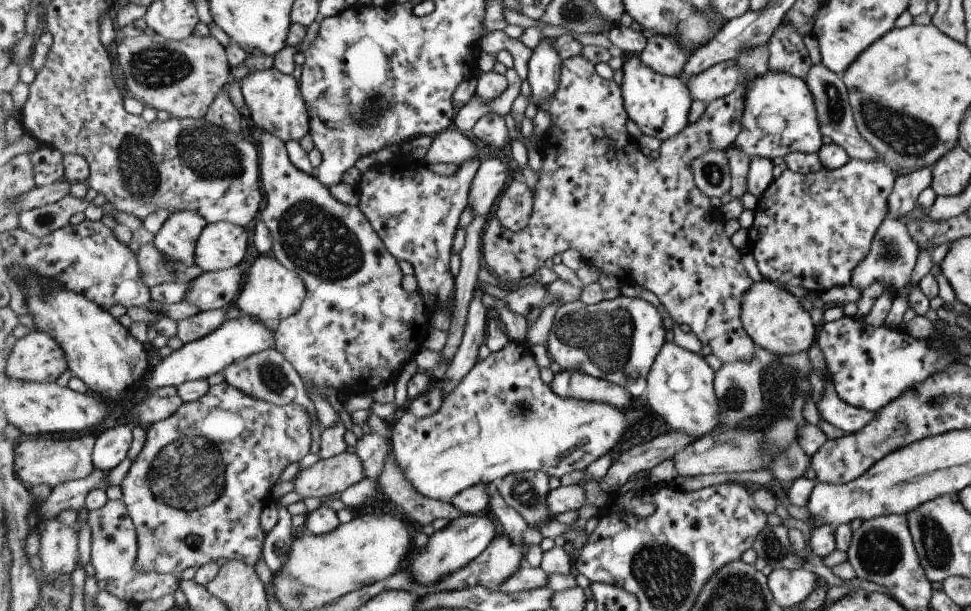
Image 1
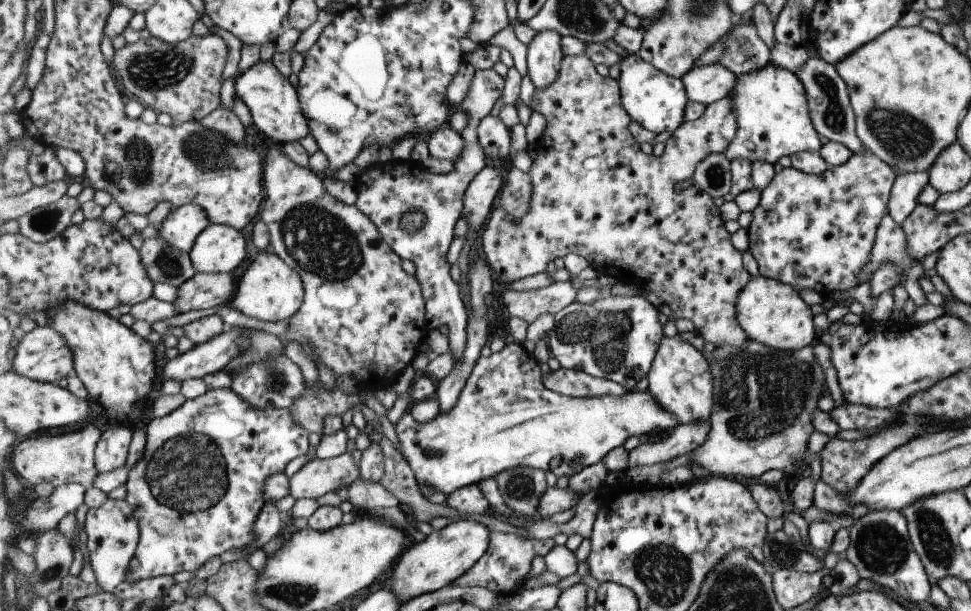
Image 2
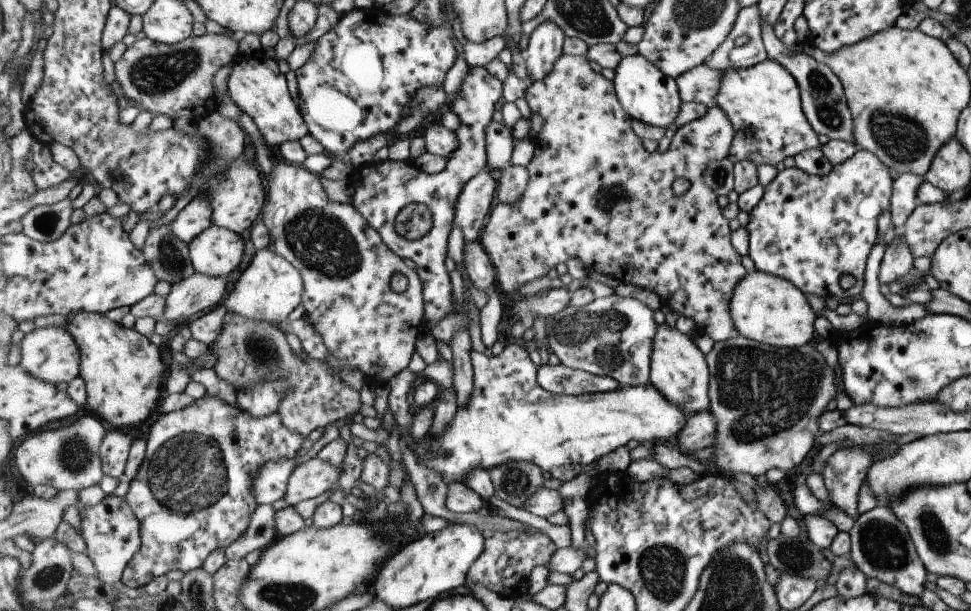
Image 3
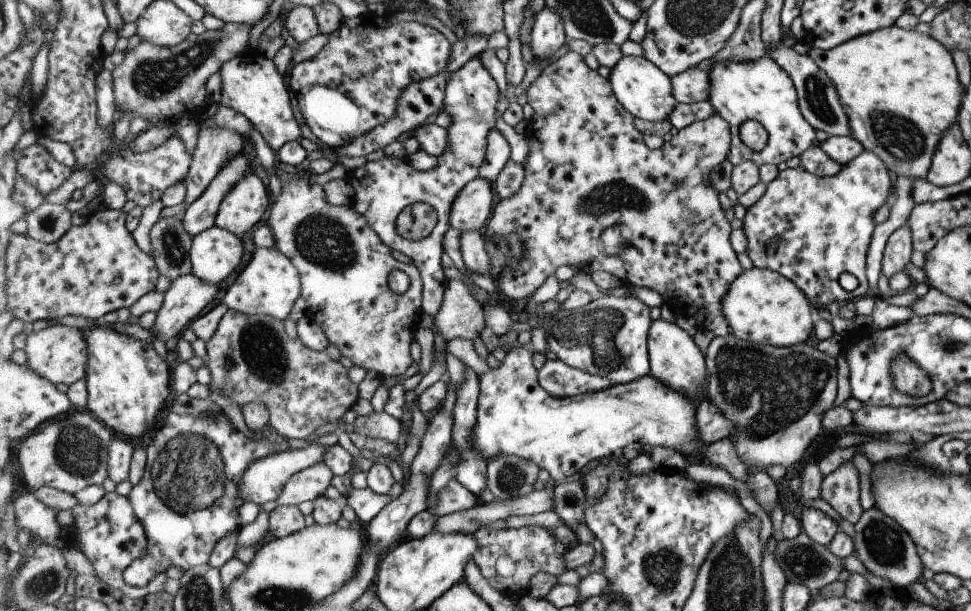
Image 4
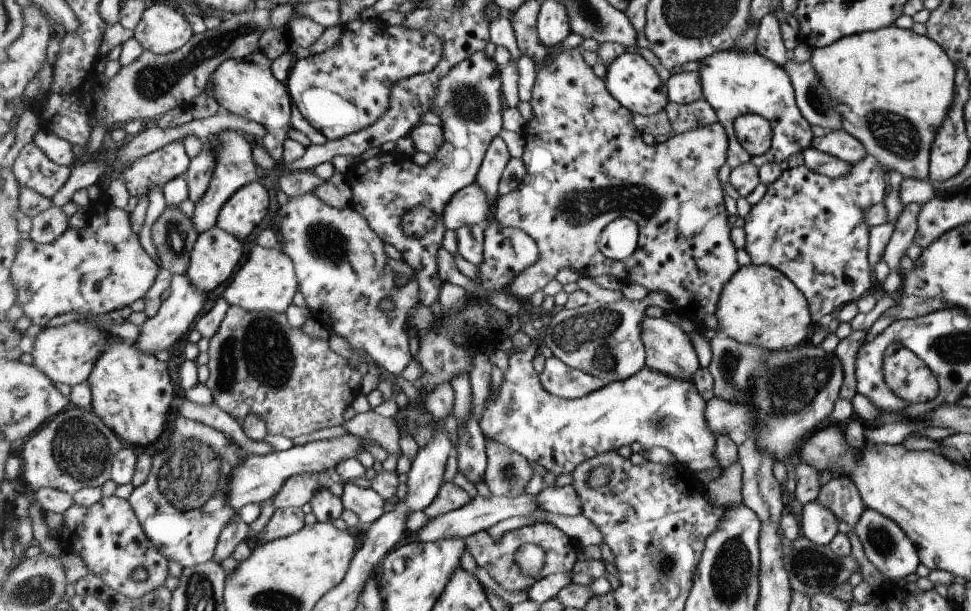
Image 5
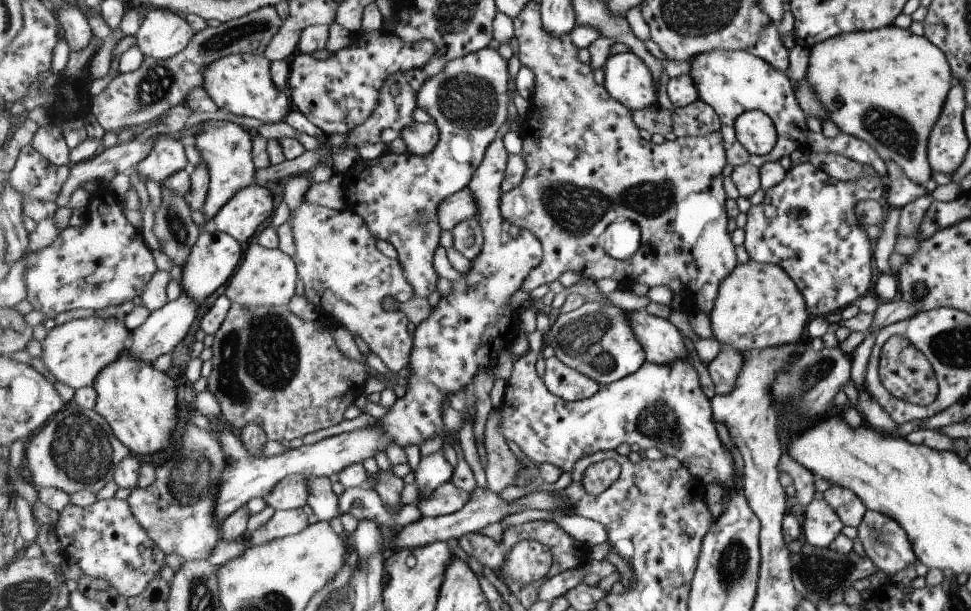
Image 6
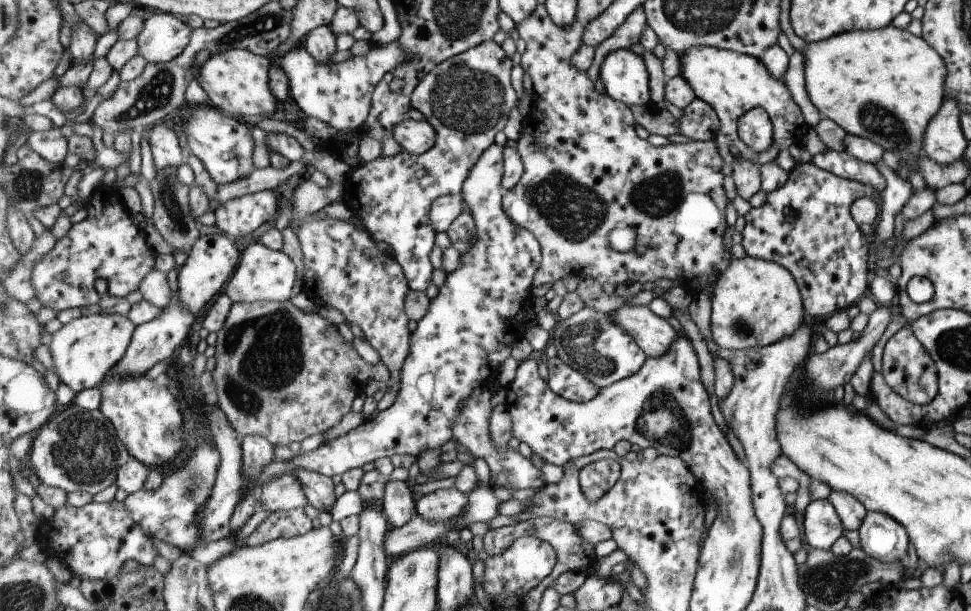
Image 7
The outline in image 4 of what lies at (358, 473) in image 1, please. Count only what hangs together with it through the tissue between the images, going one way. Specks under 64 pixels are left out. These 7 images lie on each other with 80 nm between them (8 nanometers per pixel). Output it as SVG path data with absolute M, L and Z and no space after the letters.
M321 462L312 466L311 468L302 470L297 474L294 474L289 482L285 485L281 496L276 500L279 506L299 506L301 502L314 501L316 498L325 494L325 488L331 486L331 480L333 480L334 472L332 468L325 462Z

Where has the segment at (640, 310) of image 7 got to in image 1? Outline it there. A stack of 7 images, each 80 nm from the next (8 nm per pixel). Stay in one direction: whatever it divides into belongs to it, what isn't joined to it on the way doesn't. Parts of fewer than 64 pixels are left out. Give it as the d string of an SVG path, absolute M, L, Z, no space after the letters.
M666 341L648 376L648 404L672 430L700 439L720 427L720 404L715 380L716 371L707 364L703 355L682 348L674 341Z

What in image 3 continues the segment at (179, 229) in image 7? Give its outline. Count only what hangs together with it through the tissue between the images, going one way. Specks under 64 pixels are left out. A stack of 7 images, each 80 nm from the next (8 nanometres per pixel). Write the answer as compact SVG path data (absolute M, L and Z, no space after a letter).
M169 223L151 229L143 252L153 270L158 274L159 281L175 284L175 282L181 282L184 278L190 277L195 273L190 259L190 244L175 236L173 227Z

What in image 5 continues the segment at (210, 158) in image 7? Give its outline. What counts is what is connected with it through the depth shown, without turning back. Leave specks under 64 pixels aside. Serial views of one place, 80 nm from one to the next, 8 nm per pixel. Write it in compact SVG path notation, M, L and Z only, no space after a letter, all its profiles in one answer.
M224 130L210 141L216 155L214 175L205 196L195 204L195 212L192 217L194 225L200 233L207 232L216 226L221 209L240 188L259 181L261 178L257 173L257 164L253 160L255 140L238 130Z

